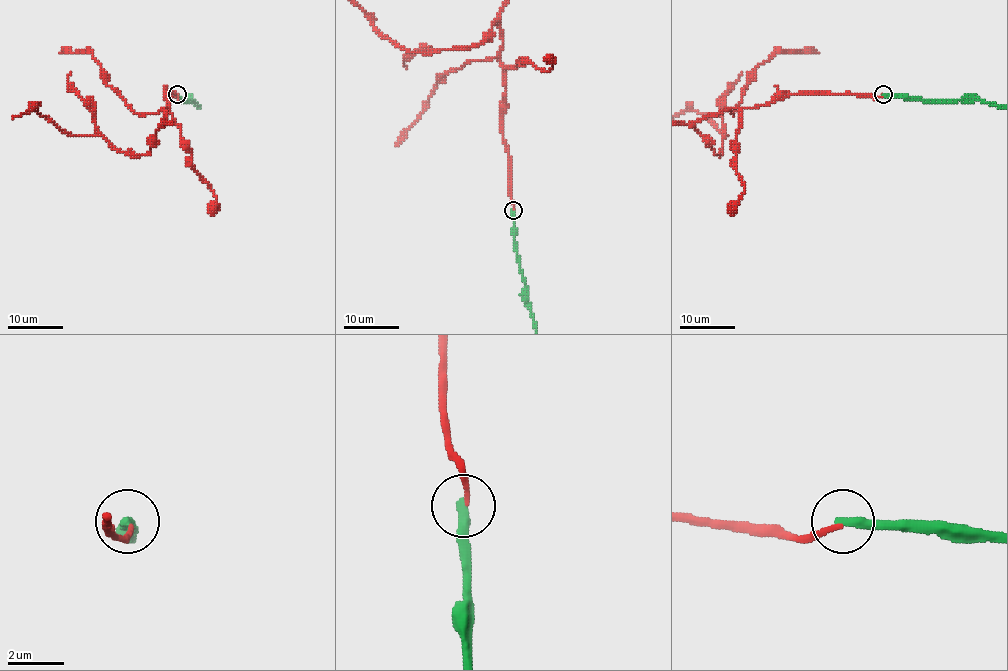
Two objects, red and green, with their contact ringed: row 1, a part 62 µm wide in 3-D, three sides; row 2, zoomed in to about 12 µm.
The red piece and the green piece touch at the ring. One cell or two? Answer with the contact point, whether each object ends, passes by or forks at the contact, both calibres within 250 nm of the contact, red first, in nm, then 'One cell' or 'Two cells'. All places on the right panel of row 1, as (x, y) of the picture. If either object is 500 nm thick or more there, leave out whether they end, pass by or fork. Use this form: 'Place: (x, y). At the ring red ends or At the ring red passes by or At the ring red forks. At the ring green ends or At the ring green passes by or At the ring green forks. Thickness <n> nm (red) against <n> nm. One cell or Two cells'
Place: (883, 94). At the ring red ends. At the ring green ends. Thickness 160 nm (red) against 380 nm. Two cells

